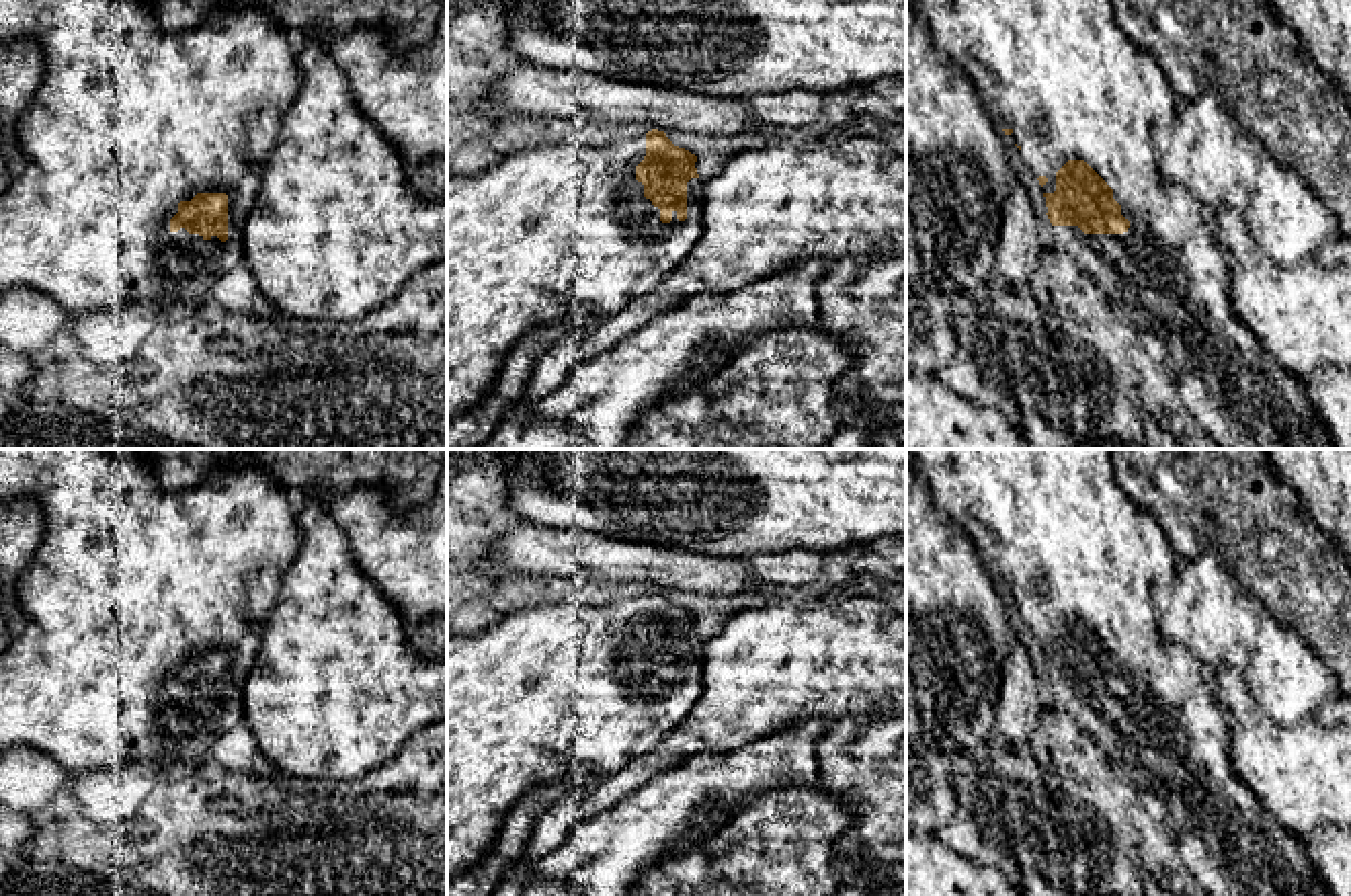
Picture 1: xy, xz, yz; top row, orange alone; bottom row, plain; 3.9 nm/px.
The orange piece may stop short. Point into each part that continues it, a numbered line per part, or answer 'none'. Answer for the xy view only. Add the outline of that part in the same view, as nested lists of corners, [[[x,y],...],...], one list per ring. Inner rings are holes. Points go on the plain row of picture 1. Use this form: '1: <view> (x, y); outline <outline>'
1: xy (130, 579); outline [[[0,449],[0,506],[18,498],[31,498],[39,504],[43,535],[29,568],[16,582],[23,629],[0,652],[0,752],[12,746],[45,752],[64,767],[66,775],[82,775],[94,769],[141,763],[146,767],[156,767],[166,779],[178,779],[209,765],[211,742],[244,720],[244,681],[258,654],[262,629],[277,605],[283,574],[293,564],[301,545],[301,531],[291,513],[289,492],[252,459],[219,463],[193,488],[164,490],[152,463],[139,453],[119,453],[117,449]],[[197,652],[228,654],[226,701],[217,695],[205,699],[199,693],[189,693],[185,687],[178,691],[170,689],[170,679],[178,673],[178,662],[191,660]]]

